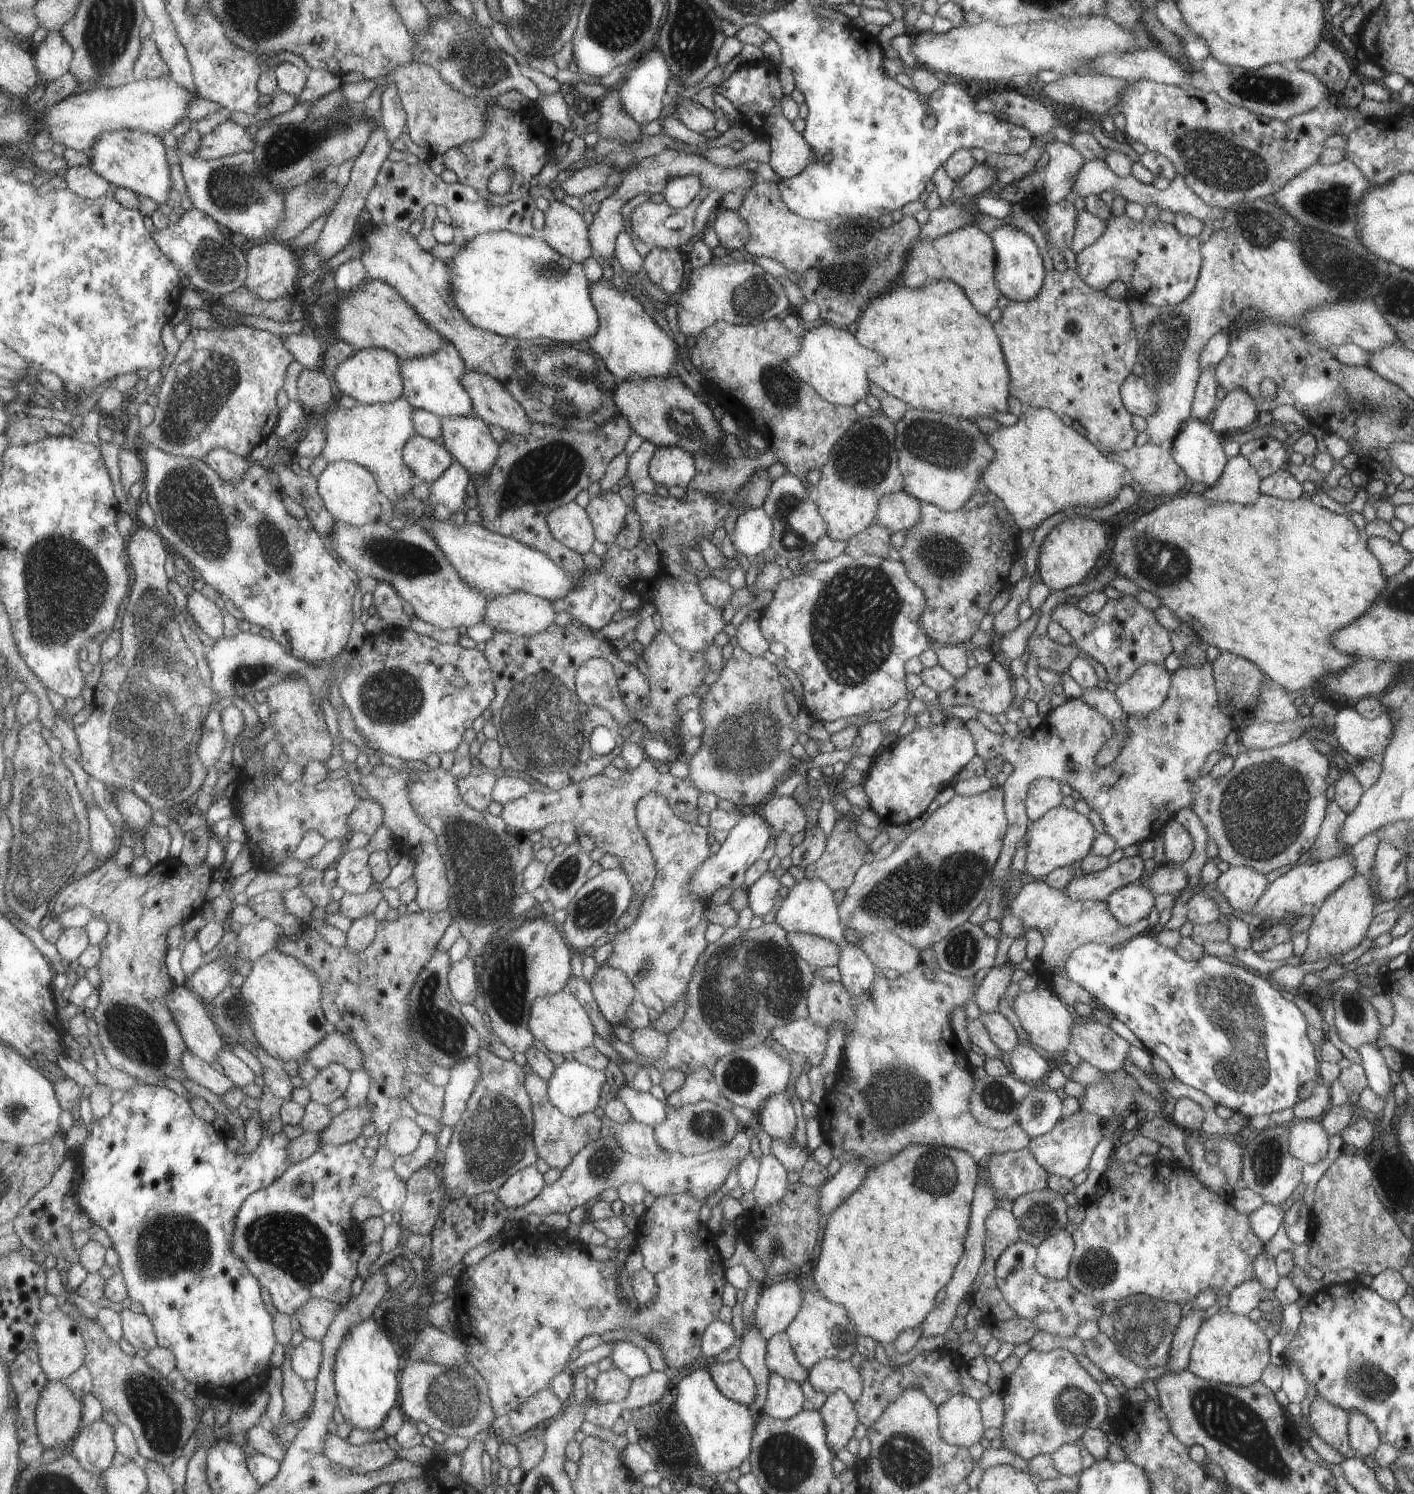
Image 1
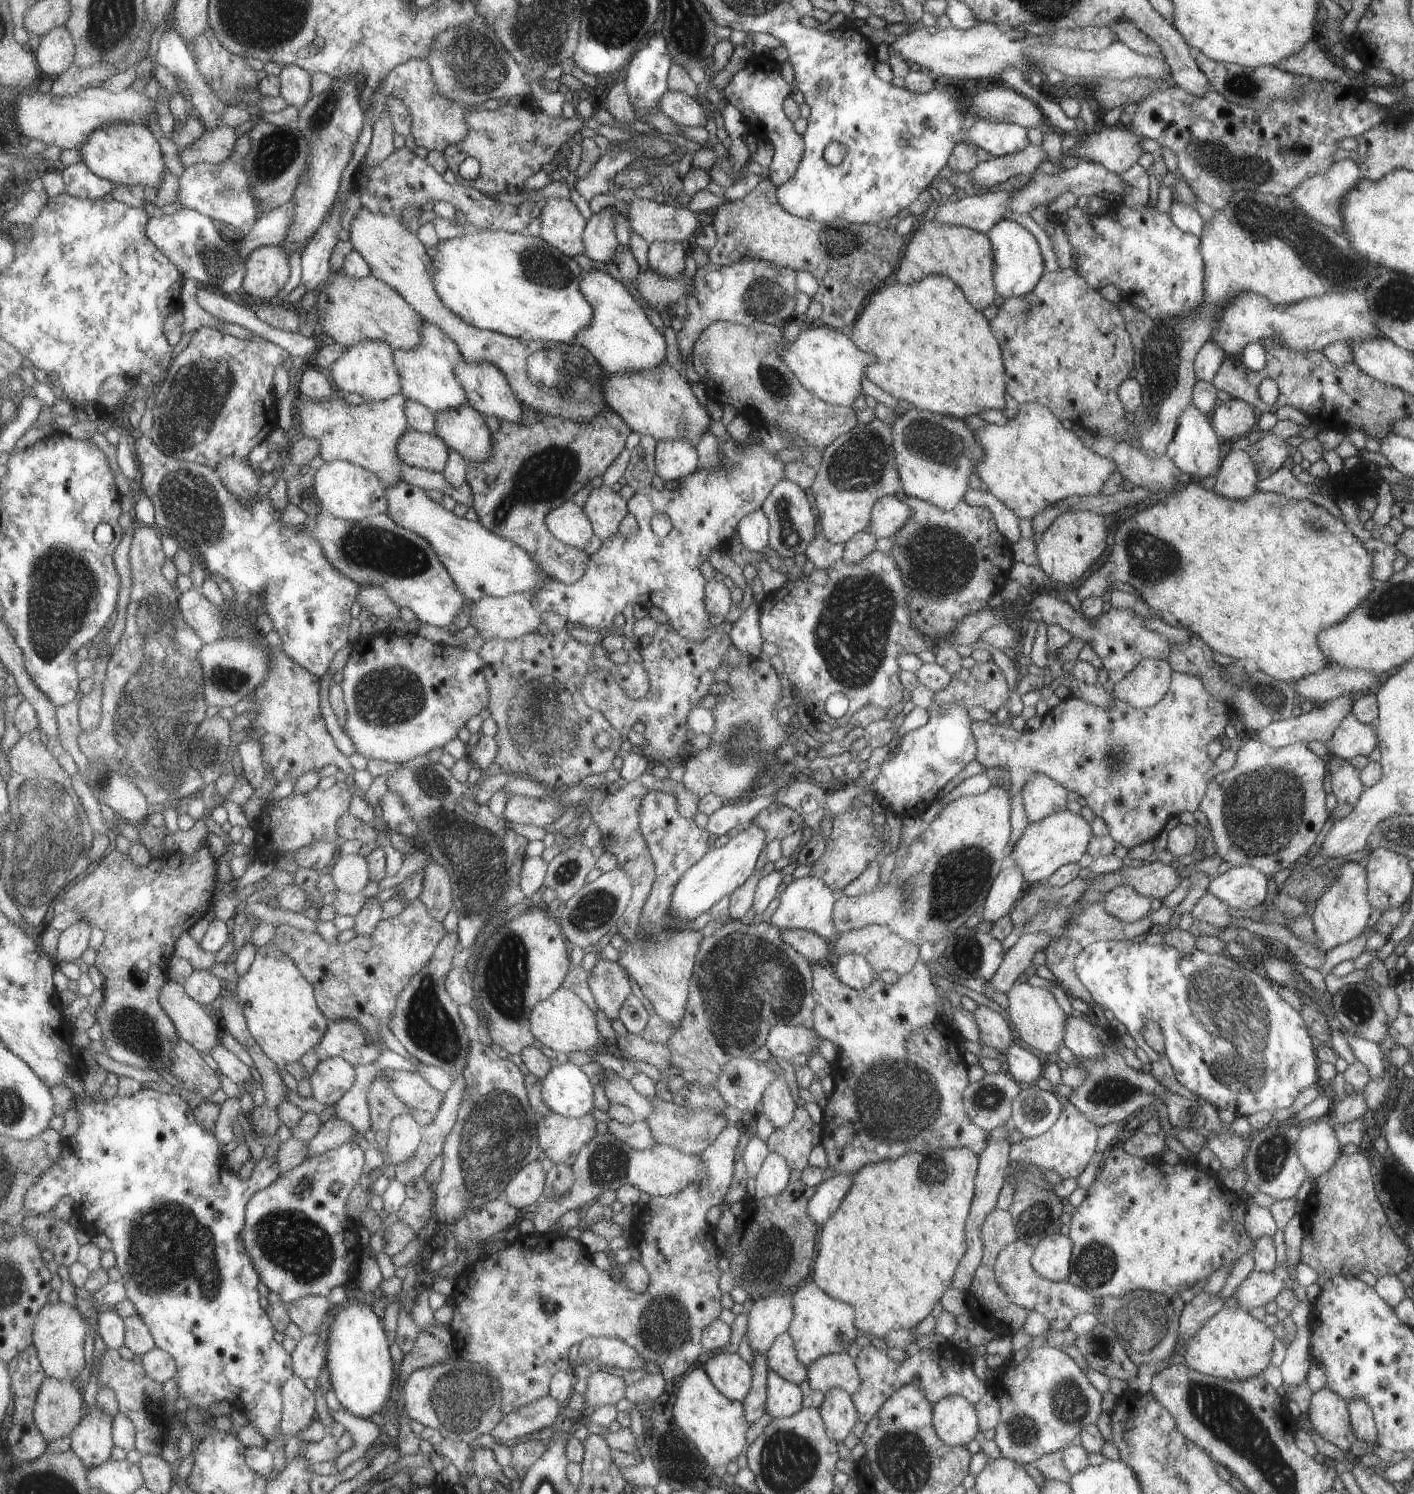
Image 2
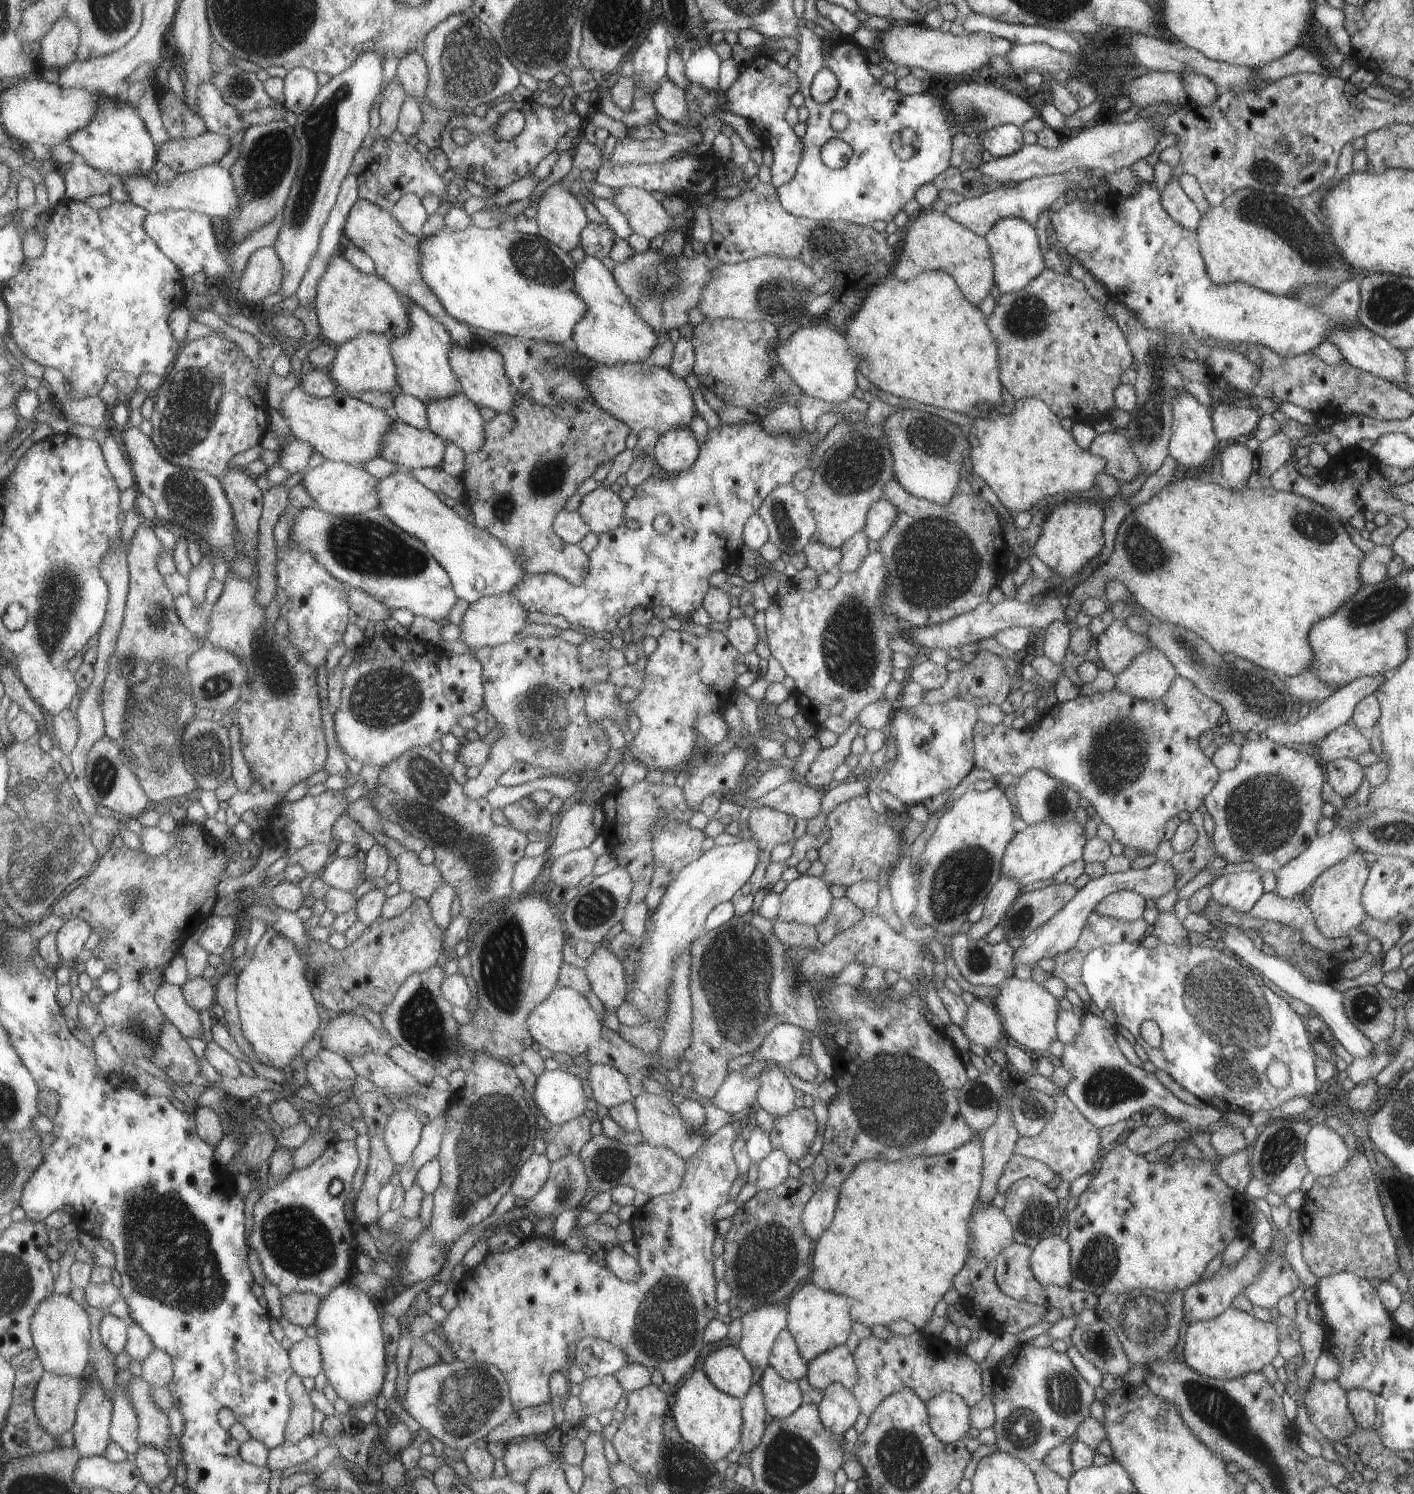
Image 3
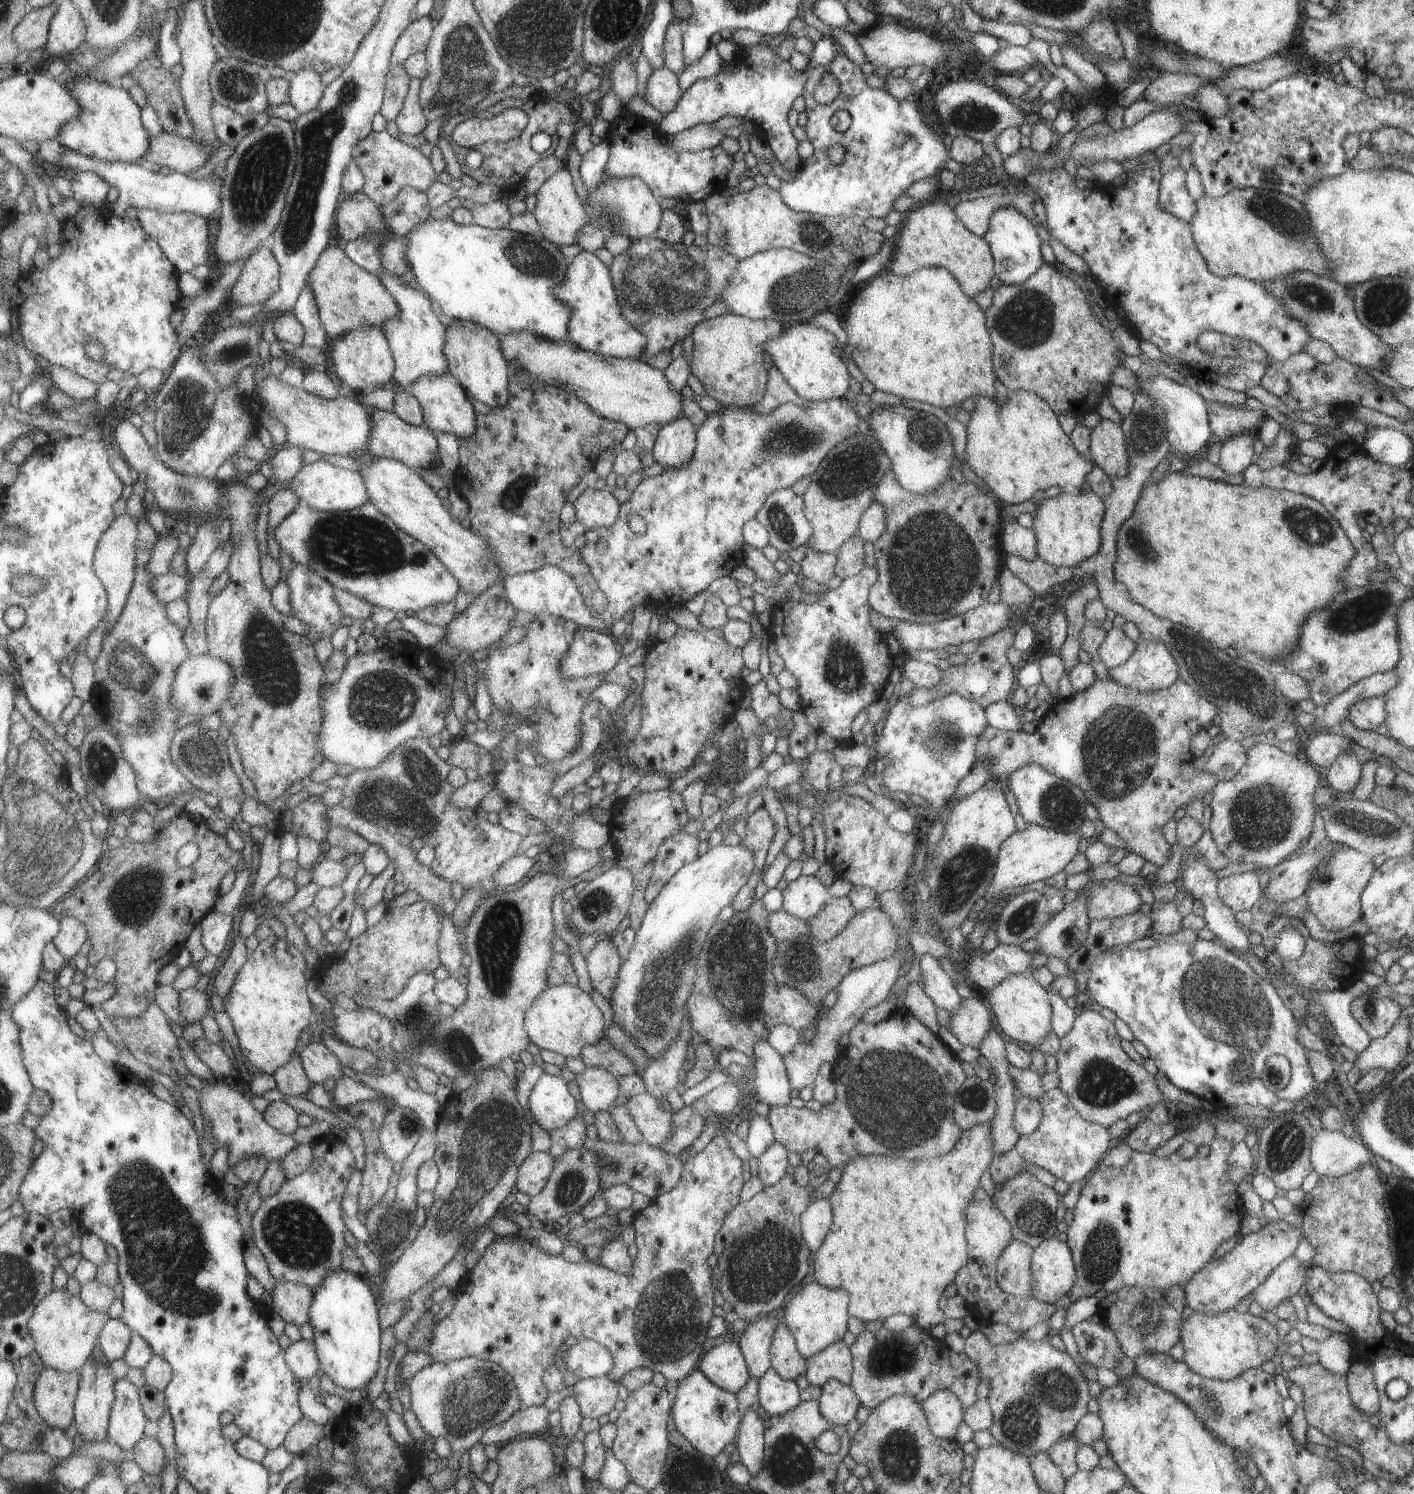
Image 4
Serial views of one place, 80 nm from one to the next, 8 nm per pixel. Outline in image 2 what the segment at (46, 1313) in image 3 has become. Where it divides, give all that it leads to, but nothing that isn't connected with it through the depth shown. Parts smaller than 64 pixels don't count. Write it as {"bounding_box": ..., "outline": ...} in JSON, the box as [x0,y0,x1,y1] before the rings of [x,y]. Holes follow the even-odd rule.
{"bounding_box":[34,1301,89,1380],"outline":[[[62,1301],[47,1303],[36,1318],[34,1344],[38,1348],[46,1374],[58,1379],[76,1380],[85,1370],[89,1356],[85,1354],[87,1322],[77,1307]]]}

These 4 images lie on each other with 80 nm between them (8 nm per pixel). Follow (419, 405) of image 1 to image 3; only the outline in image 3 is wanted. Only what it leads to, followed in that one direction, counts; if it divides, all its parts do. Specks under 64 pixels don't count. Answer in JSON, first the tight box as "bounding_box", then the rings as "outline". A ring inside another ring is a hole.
{"bounding_box":[392,293,461,404],"outline":[[[405,293],[400,297],[410,311],[410,331],[392,340],[392,353],[396,360],[398,392],[413,395],[428,404],[433,399],[448,399],[461,391],[460,380],[453,370],[450,352],[455,343],[449,329],[425,307],[417,304]]]}

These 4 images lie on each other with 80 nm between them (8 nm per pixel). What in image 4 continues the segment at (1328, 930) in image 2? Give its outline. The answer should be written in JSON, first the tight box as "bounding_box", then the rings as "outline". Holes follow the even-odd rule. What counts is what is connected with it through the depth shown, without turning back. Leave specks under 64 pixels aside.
{"bounding_box":[1304,845,1376,931],"outline":[[[1343,845],[1312,870],[1304,893],[1307,895],[1307,908],[1324,930],[1339,931],[1360,918],[1360,895],[1376,870],[1371,859],[1365,853]]]}

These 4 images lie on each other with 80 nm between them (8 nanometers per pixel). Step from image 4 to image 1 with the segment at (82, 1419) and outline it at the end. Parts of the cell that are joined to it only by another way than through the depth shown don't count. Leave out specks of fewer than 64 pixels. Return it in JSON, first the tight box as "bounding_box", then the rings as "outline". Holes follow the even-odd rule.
{"bounding_box":[72,1419,118,1476],"outline":[[[98,1419],[82,1427],[73,1440],[72,1452],[95,1476],[103,1474],[113,1464],[113,1458],[118,1452],[115,1433],[115,1428],[109,1426],[105,1420]]]}

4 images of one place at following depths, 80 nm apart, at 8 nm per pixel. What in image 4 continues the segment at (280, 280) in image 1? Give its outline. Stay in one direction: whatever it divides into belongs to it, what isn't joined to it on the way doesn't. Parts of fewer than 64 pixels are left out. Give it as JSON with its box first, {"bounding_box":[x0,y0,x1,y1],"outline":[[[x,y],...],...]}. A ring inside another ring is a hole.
{"bounding_box":[231,246,281,306],"outline":[[[261,246],[245,260],[242,276],[231,290],[231,299],[240,306],[263,305],[280,291],[281,277],[281,265],[272,246]]]}

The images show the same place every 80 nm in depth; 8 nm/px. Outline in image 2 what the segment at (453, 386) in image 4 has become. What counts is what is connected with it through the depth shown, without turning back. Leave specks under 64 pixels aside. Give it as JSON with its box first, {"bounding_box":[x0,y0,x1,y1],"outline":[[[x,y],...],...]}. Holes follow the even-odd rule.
{"bounding_box":[436,405,492,462],"outline":[[[473,405],[446,408],[436,413],[436,432],[453,451],[459,451],[469,462],[492,458],[492,432]]]}

